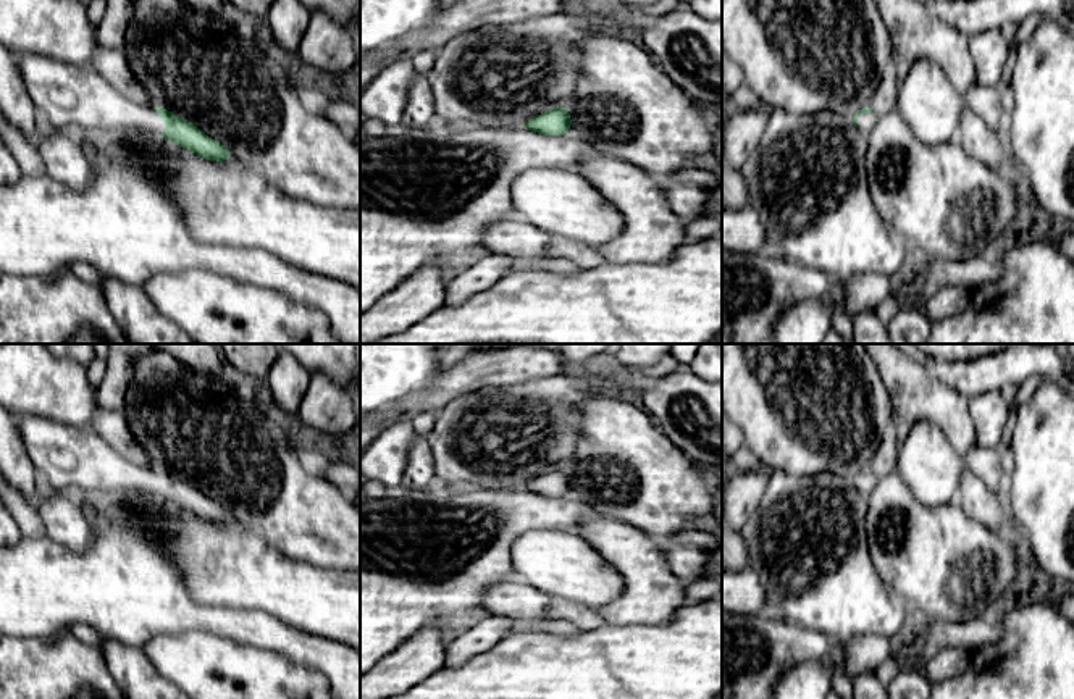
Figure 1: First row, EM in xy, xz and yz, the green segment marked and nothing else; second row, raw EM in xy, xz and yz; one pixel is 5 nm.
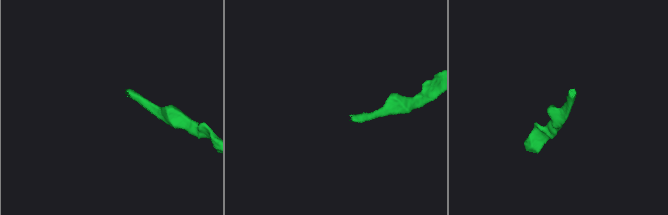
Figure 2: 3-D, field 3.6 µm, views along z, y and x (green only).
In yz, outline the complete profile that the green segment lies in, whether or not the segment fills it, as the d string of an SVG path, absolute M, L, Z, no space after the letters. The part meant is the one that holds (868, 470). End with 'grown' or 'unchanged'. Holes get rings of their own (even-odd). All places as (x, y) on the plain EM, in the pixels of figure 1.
M866 468L853 476L853 484L859 489L864 496L869 496L877 483L877 476L872 473L871 468Z; grown

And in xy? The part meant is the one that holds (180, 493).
M21 416L18 425L39 483L52 489L76 491L84 497L142 491L205 521L224 523L231 517L218 502L173 473L129 462L90 426L69 426L37 416Z; grown

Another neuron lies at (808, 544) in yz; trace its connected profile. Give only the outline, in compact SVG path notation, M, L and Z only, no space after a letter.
M769 471L761 505L740 531L767 605L780 607L788 622L827 639L850 642L869 634L892 639L903 628L909 605L879 578L871 562L867 512L867 496L854 488L853 478L830 471L812 476Z

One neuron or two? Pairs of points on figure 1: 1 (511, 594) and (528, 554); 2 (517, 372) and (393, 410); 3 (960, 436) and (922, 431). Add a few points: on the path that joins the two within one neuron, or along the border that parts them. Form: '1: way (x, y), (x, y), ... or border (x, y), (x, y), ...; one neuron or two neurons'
1: border (516, 575), (551, 596); two neurons
2: way (486, 372), (467, 372), (433, 397), (423, 399); one neuron
3: border (905, 436), (918, 422), (932, 422), (963, 459); two neurons

